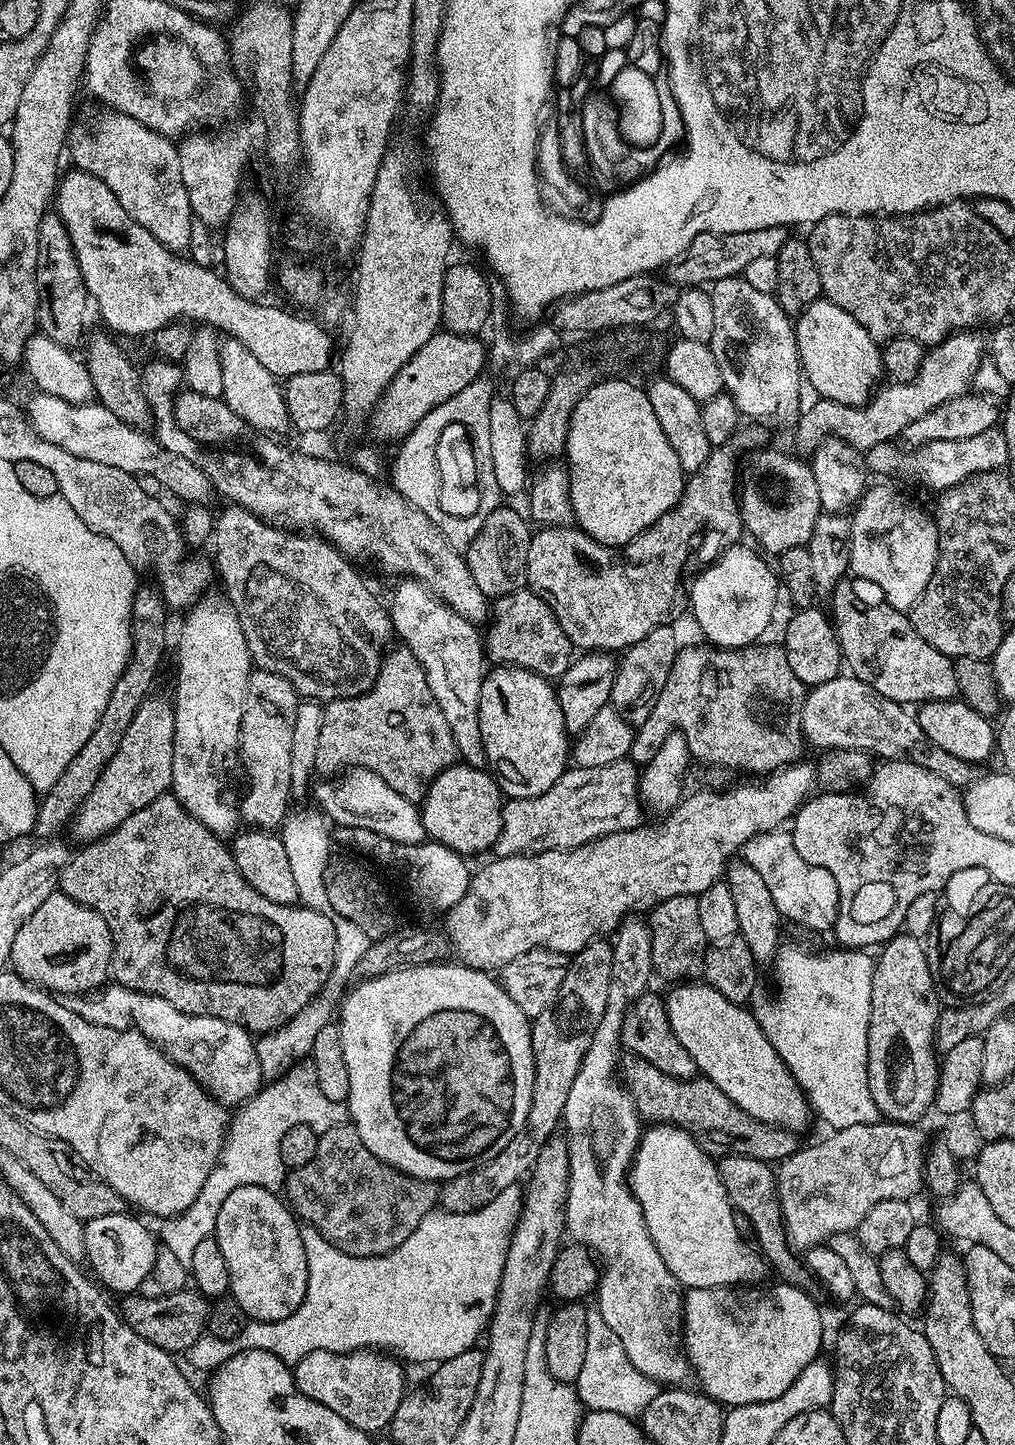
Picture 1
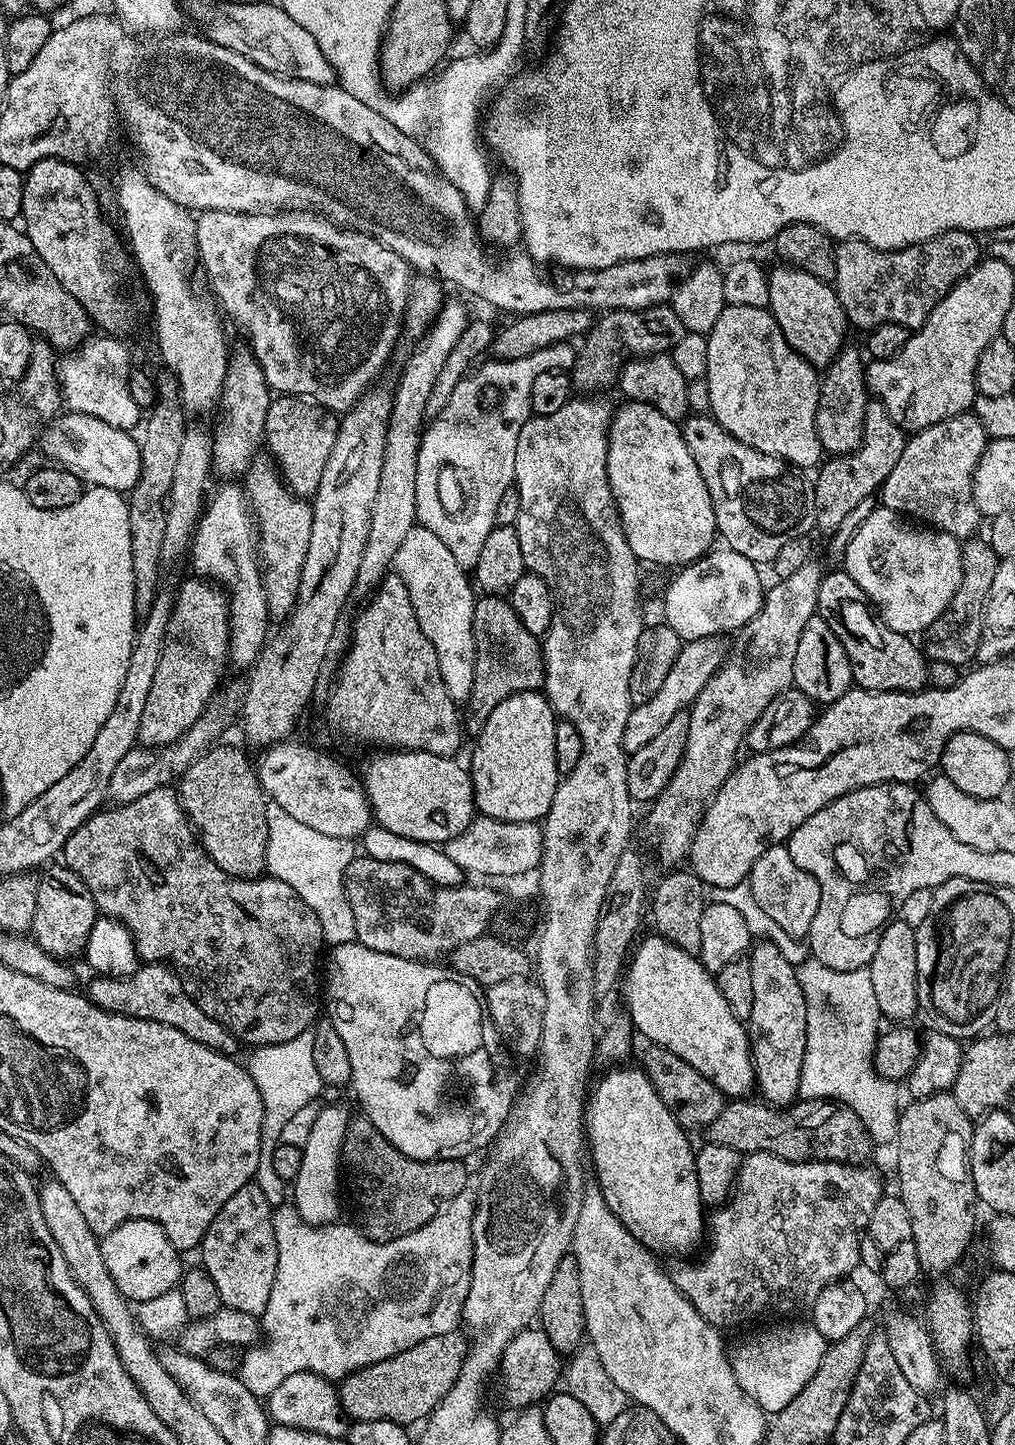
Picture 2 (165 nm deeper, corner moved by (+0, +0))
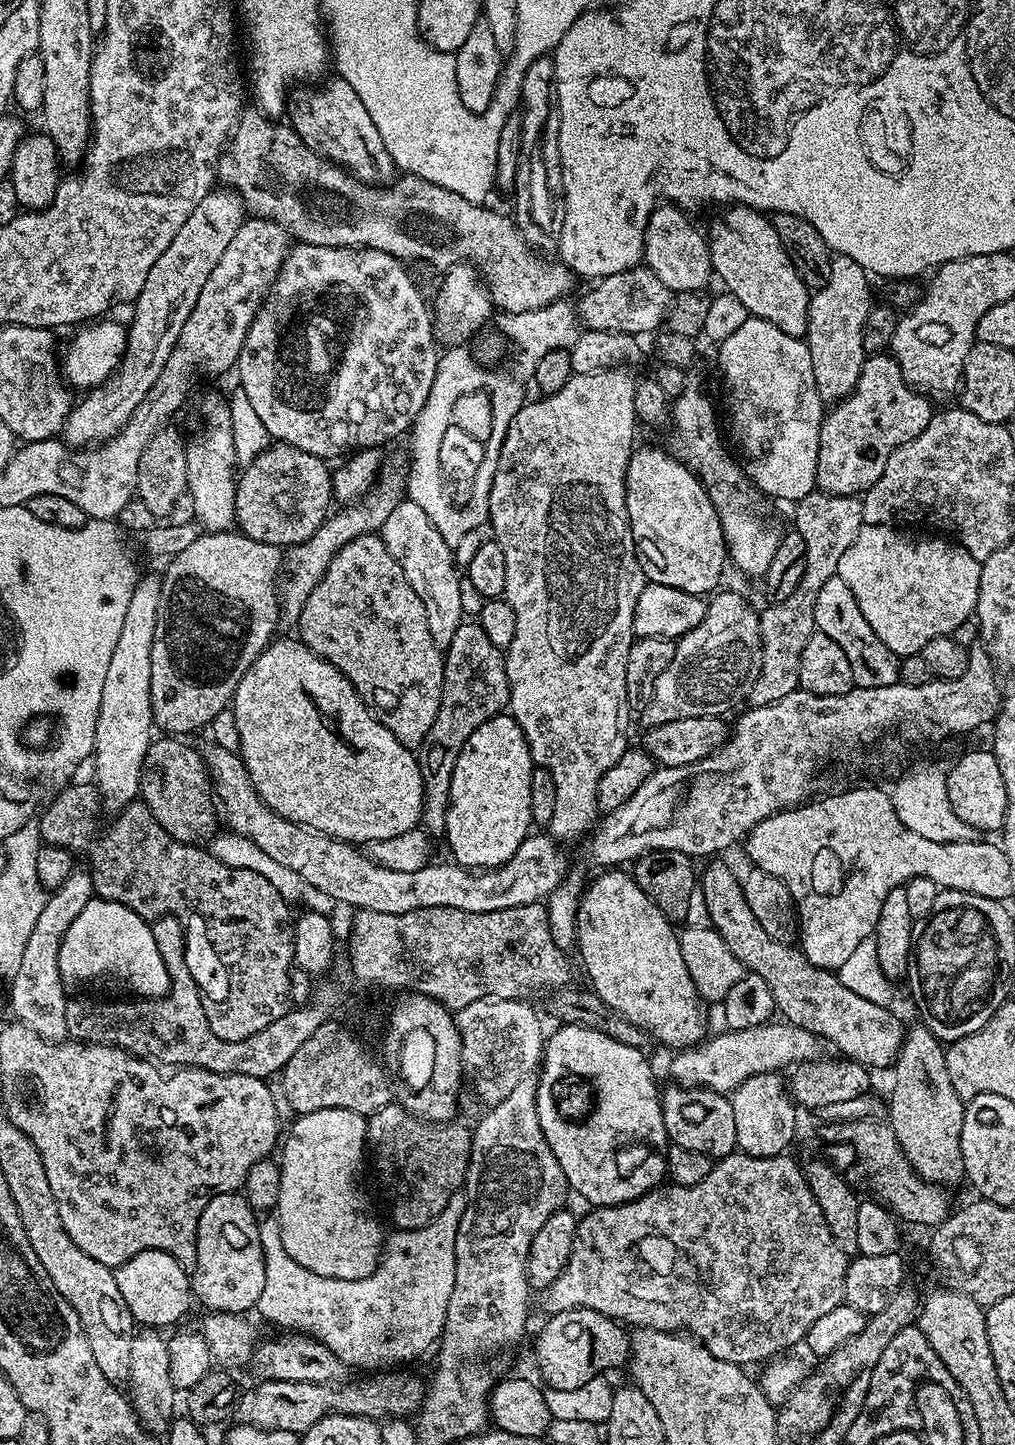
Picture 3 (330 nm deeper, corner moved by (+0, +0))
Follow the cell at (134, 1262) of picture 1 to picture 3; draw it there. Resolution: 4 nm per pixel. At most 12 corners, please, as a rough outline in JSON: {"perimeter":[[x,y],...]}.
{"perimeter":[[162,1250],[115,1269],[137,1325],[179,1325],[194,1305],[189,1269]]}

